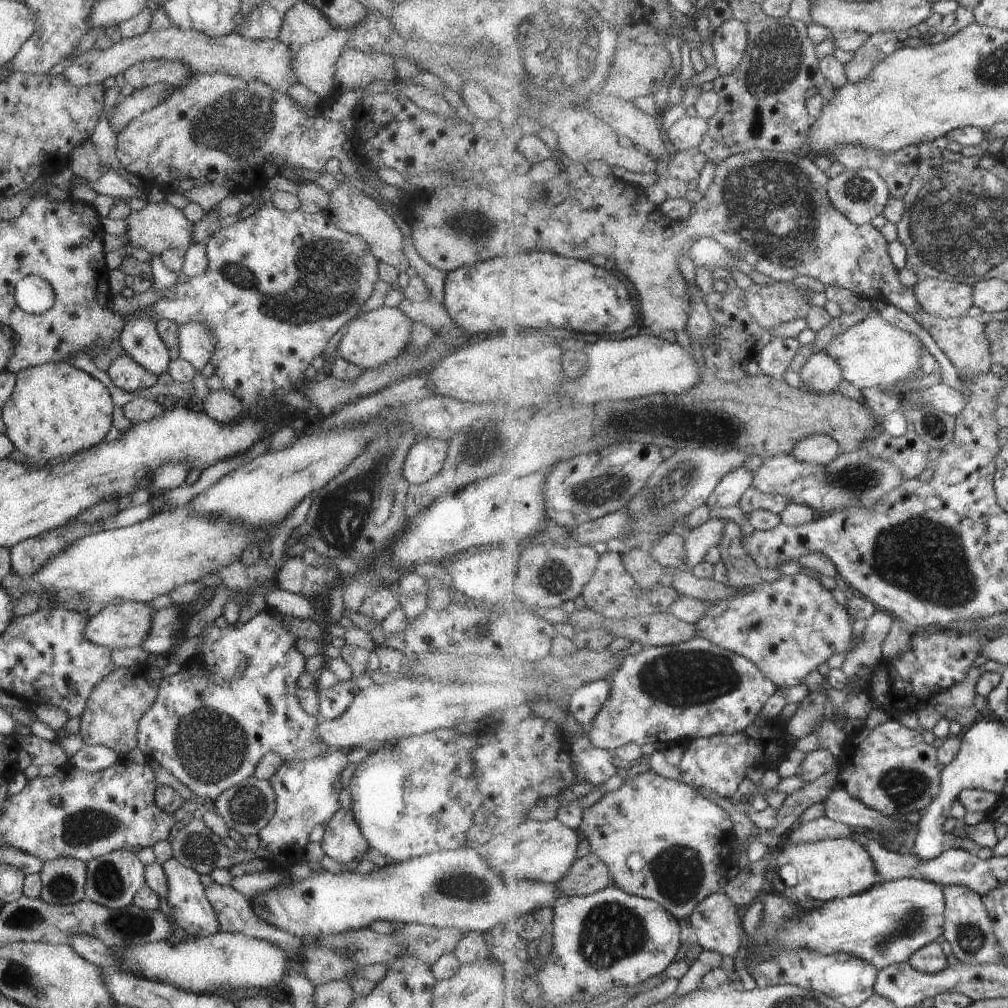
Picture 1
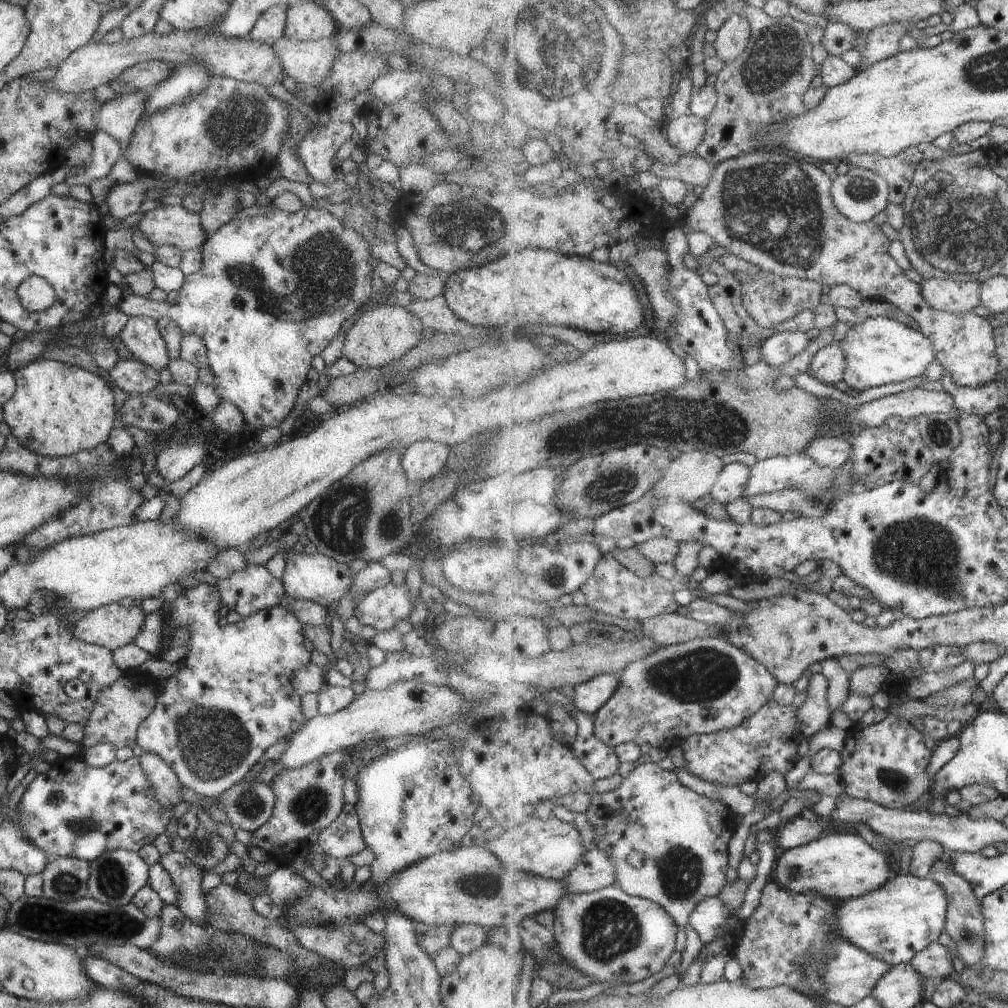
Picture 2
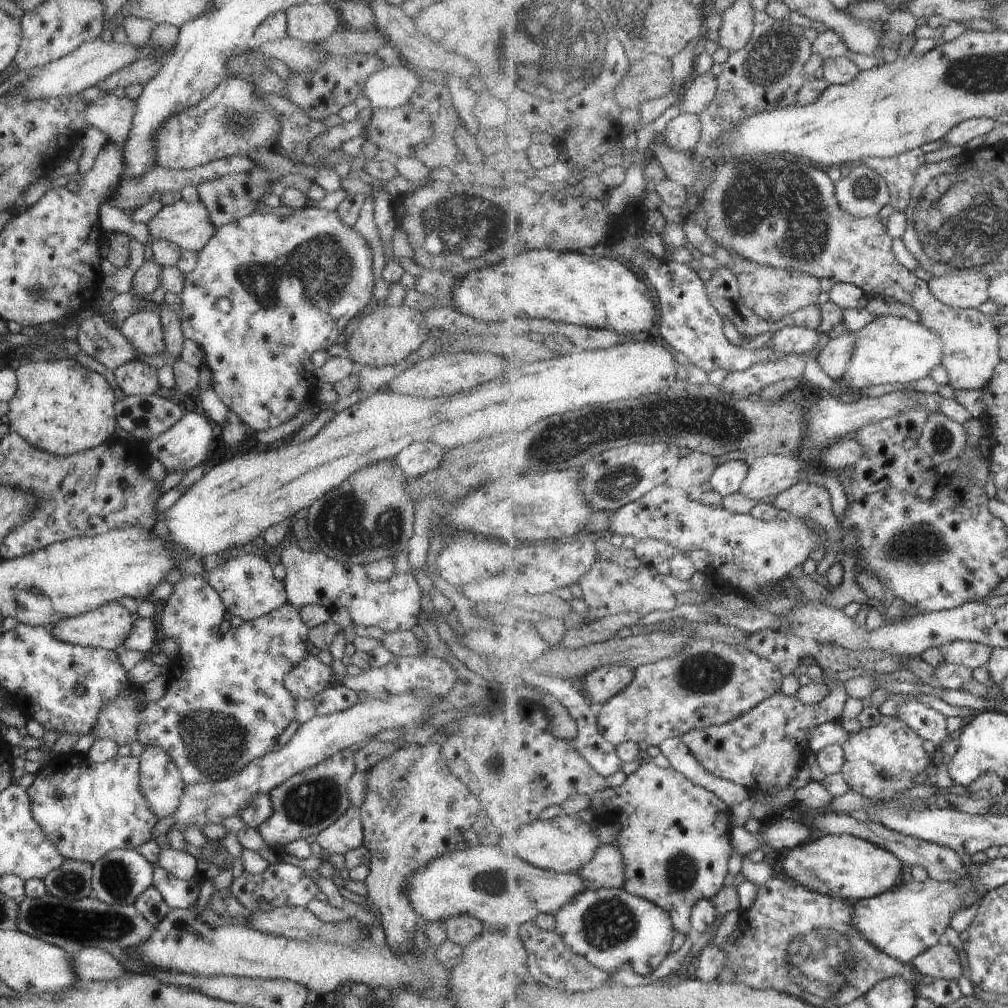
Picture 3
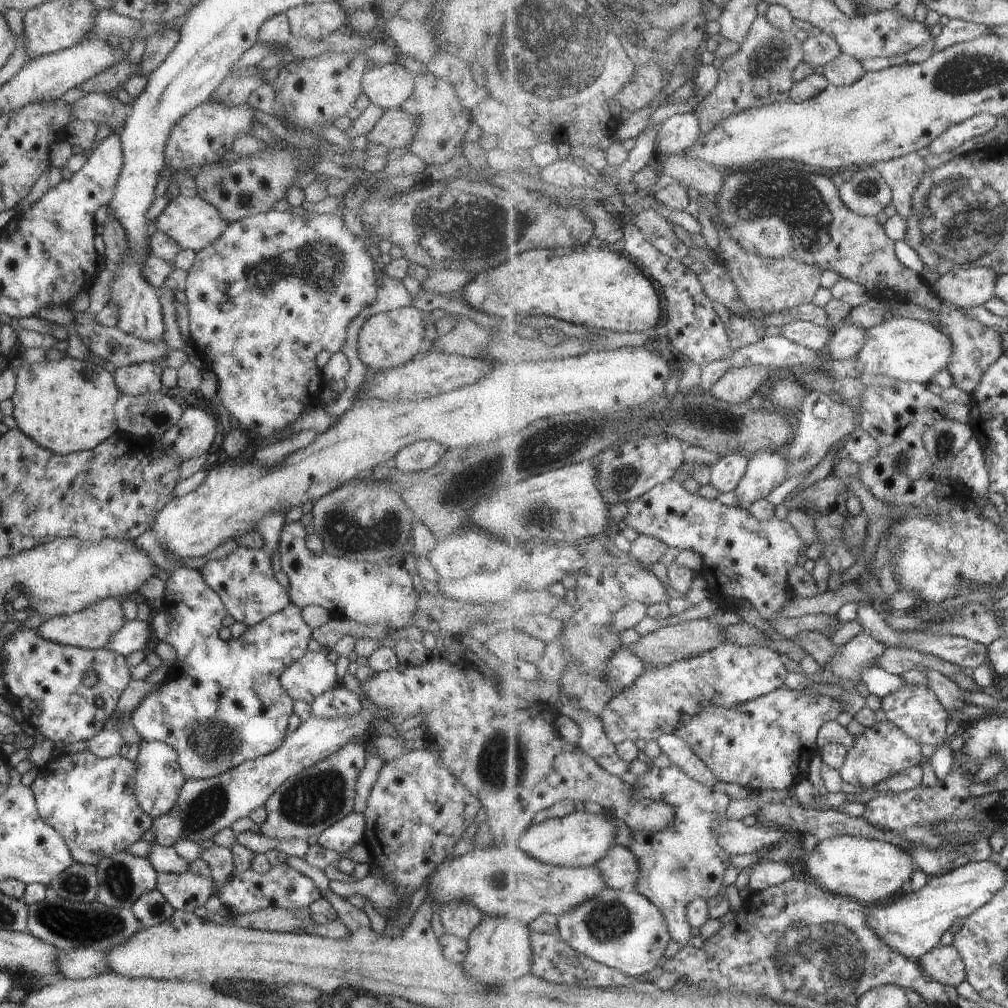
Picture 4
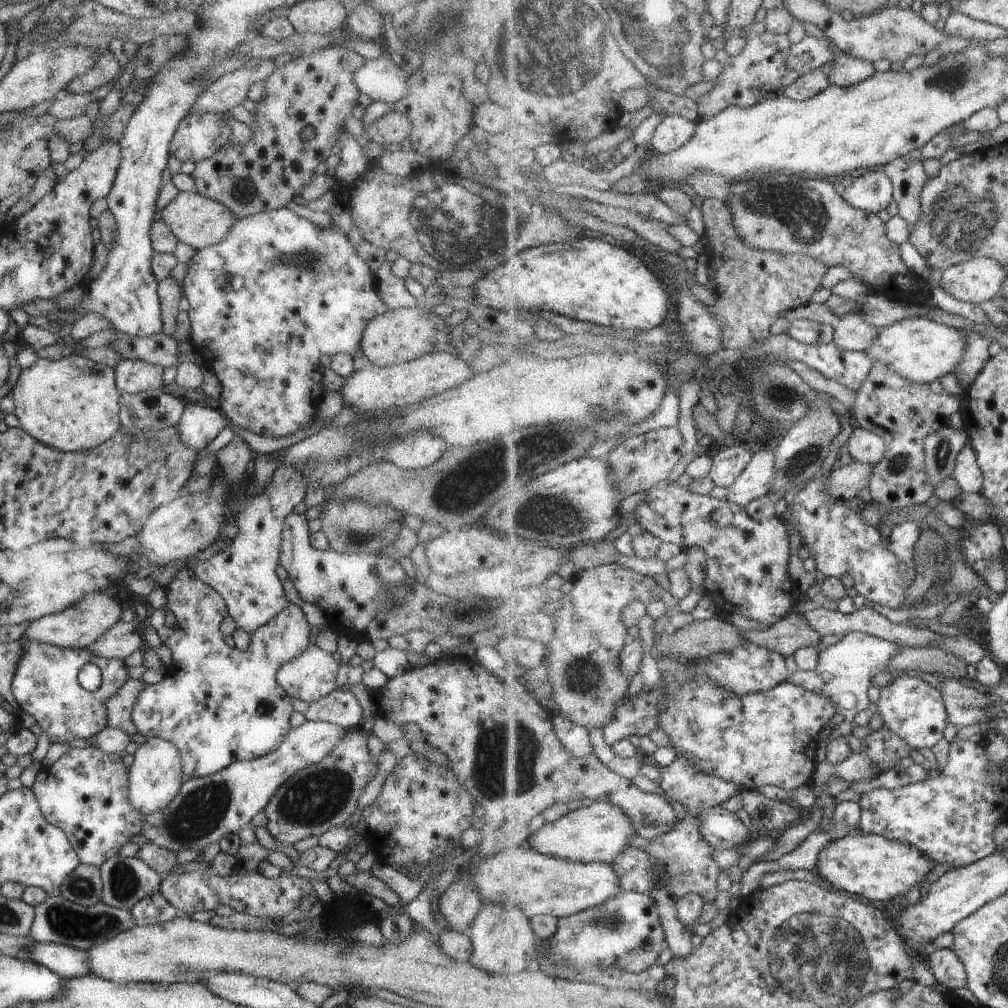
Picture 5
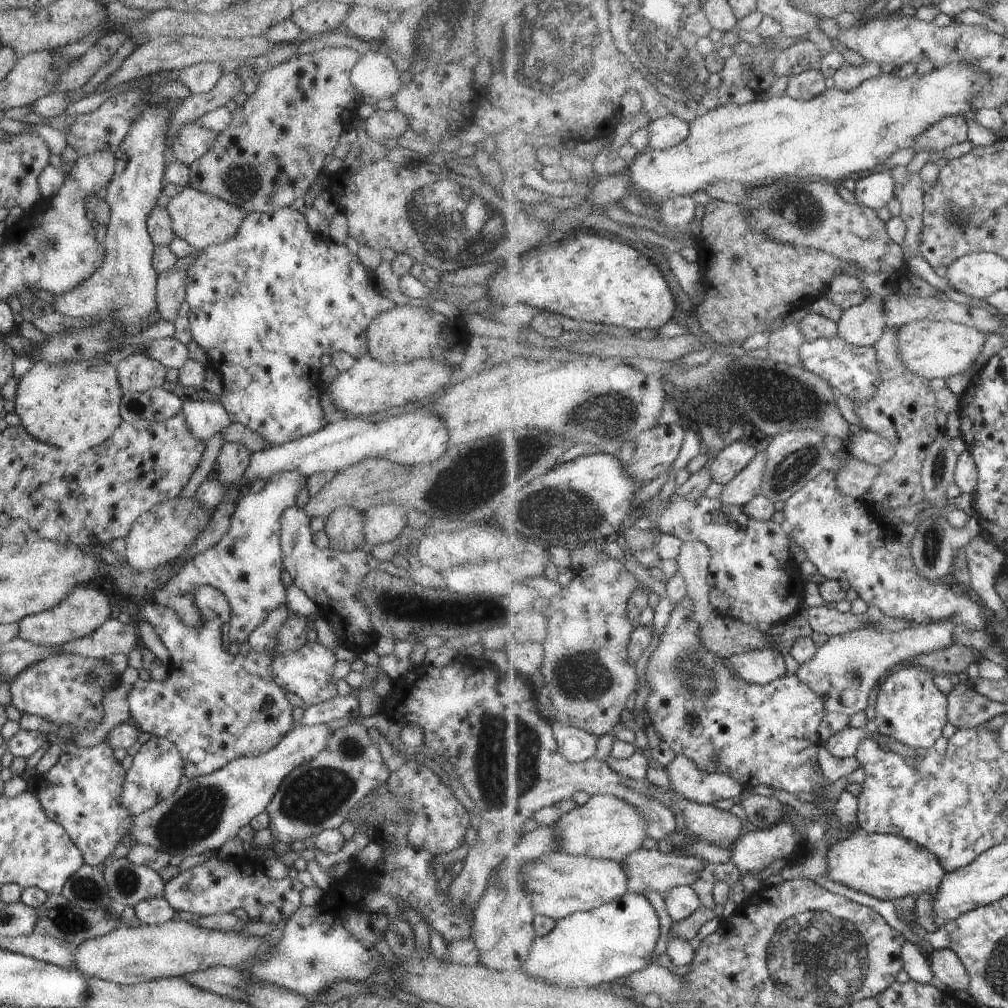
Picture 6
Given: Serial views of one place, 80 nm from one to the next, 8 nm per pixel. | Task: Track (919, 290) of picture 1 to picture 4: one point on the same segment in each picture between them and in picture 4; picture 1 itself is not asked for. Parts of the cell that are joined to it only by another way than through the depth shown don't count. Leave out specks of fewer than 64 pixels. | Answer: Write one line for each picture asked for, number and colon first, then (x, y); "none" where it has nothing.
2: (958, 296)
3: (968, 289)
4: (967, 286)

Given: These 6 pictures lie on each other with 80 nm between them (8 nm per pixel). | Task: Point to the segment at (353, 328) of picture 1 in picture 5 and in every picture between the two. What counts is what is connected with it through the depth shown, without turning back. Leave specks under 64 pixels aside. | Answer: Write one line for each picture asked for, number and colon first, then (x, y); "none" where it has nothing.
2: (384, 334)
3: (388, 334)
4: (387, 339)
5: (393, 337)

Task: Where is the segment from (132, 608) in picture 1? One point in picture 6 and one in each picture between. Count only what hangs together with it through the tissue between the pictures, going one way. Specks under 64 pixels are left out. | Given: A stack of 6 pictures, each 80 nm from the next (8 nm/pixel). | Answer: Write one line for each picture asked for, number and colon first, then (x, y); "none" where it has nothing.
2: (113, 625)
3: (105, 627)
4: (92, 627)
5: (77, 626)
6: (82, 611)

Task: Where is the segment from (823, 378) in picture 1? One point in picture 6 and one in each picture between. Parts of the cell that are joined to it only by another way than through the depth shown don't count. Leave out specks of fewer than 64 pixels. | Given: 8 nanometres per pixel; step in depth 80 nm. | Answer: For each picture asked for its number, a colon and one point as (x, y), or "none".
2: (829, 365)
3: (835, 358)
4: (848, 340)
5: (852, 333)
6: (864, 325)

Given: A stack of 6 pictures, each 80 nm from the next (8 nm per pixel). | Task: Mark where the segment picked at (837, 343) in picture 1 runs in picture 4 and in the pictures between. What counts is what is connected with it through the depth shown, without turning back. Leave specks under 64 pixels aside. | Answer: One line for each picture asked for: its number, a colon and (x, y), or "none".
2: (880, 351)
3: (891, 350)
4: (913, 351)

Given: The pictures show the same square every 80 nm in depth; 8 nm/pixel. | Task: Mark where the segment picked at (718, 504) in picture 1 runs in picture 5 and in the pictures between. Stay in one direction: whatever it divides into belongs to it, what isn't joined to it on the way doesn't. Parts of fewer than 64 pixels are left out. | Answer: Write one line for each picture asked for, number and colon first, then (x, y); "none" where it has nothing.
2: (732, 483)
3: (729, 477)
4: (725, 475)
5: (728, 465)

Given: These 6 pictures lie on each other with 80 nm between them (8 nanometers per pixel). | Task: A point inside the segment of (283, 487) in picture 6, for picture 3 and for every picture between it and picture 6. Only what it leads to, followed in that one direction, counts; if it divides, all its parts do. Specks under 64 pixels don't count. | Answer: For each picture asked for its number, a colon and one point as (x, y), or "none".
3: (245, 584)
4: (244, 581)
5: (243, 573)

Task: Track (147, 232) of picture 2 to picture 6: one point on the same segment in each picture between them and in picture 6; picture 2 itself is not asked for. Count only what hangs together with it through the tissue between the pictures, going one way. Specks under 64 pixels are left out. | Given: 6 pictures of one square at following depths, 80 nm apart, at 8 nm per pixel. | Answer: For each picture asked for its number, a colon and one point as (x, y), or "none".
3: (186, 225)
4: (192, 223)
5: (196, 221)
6: (199, 219)

